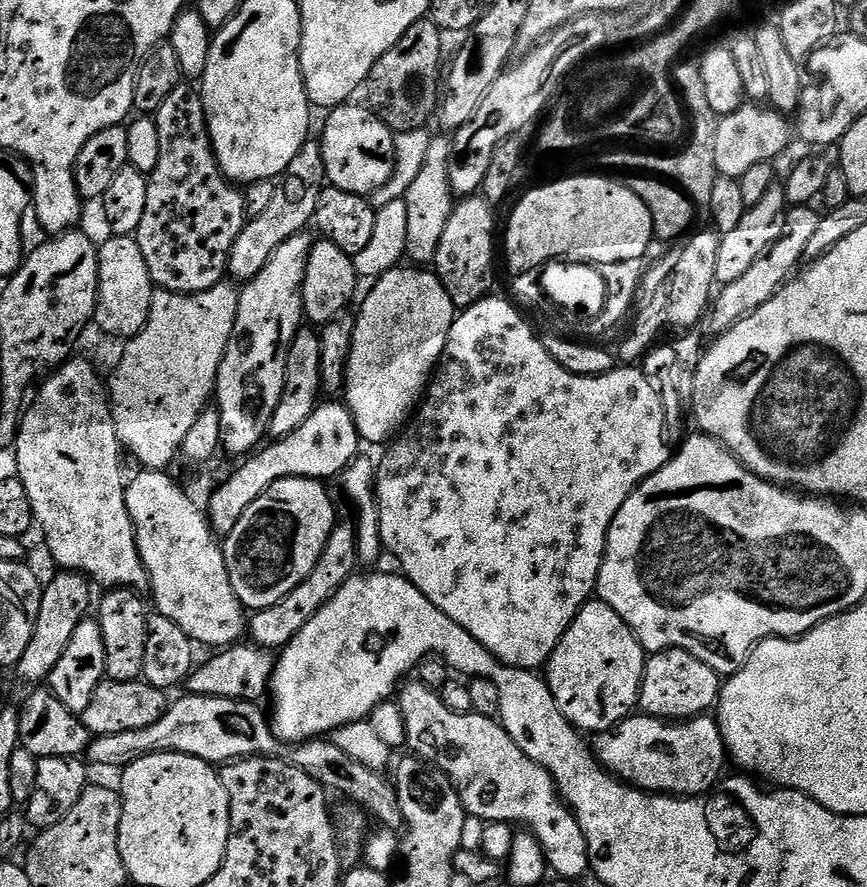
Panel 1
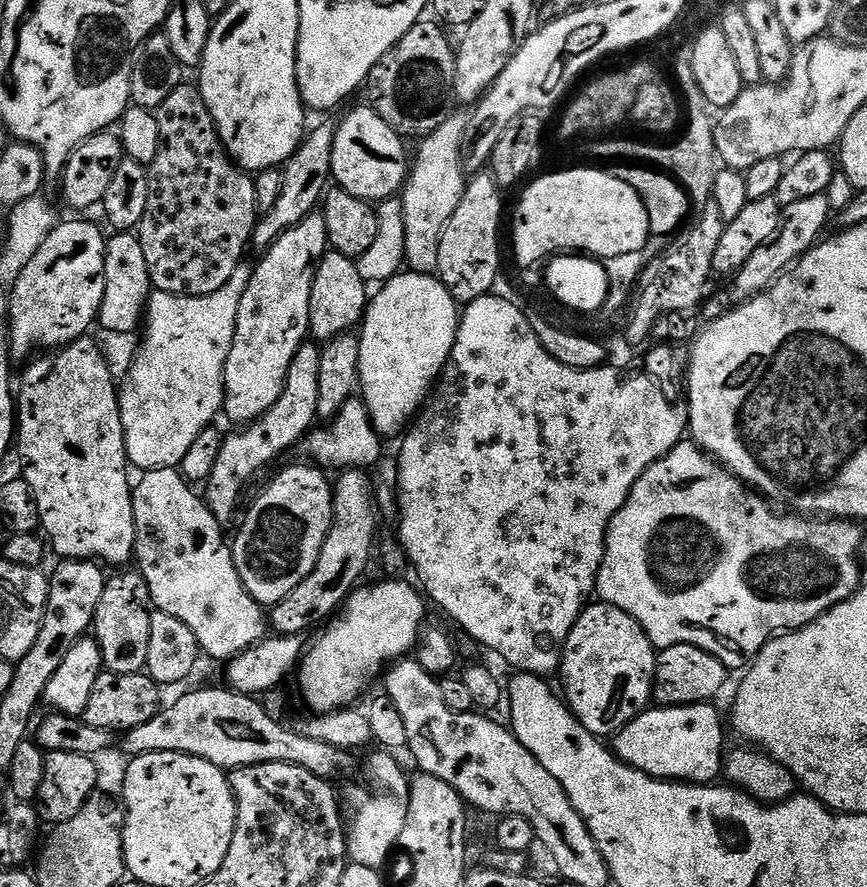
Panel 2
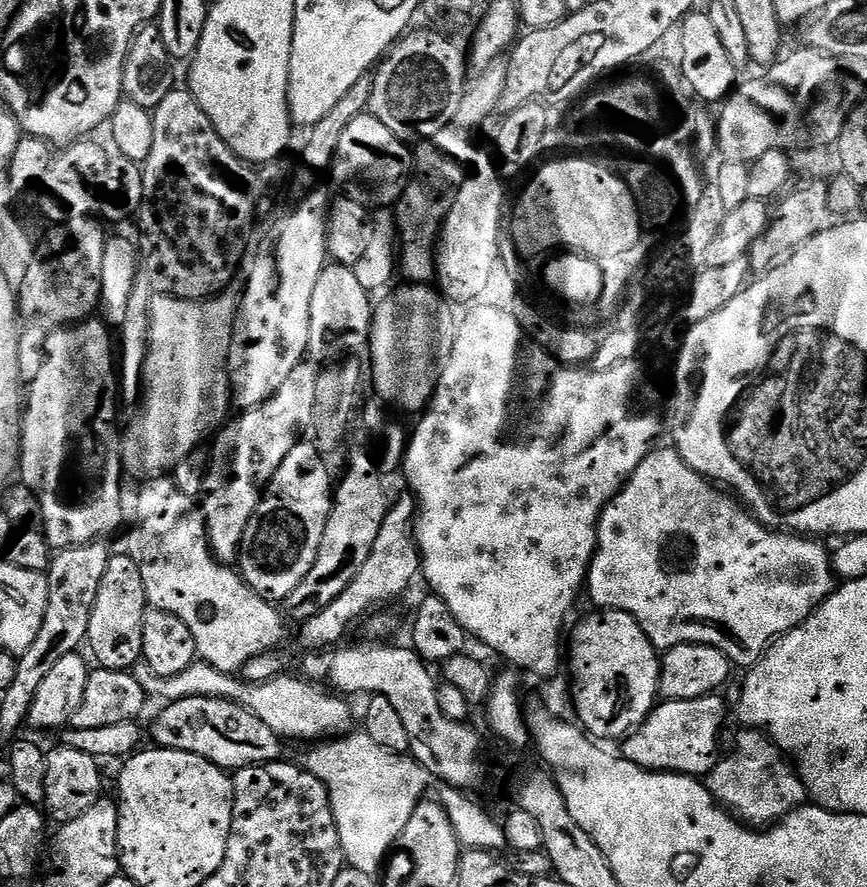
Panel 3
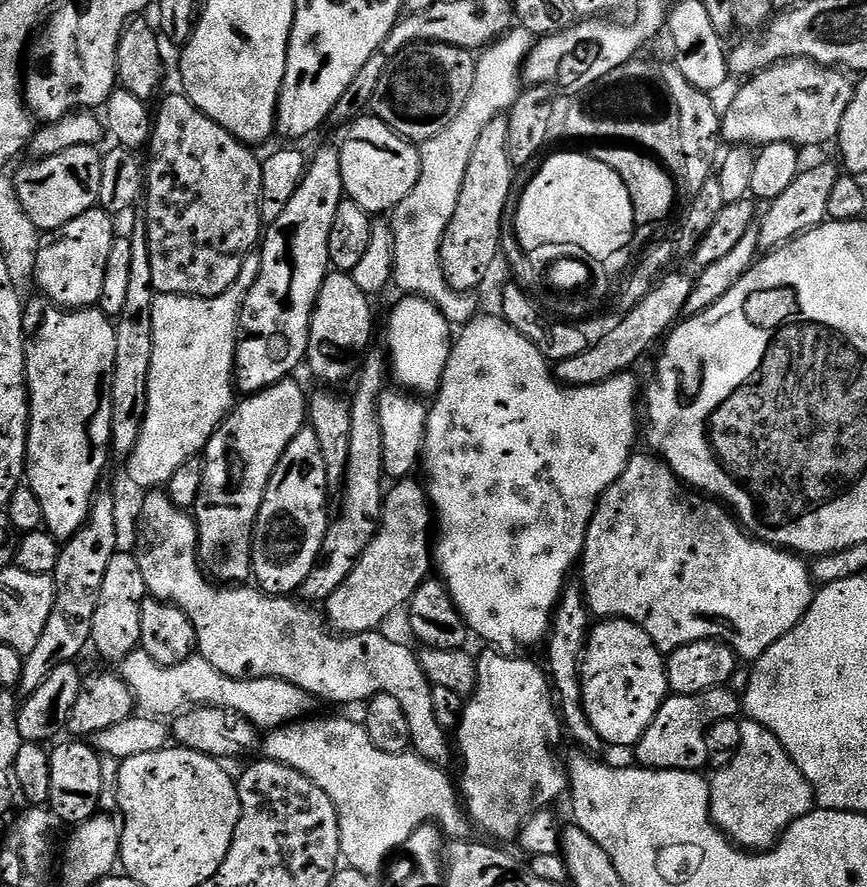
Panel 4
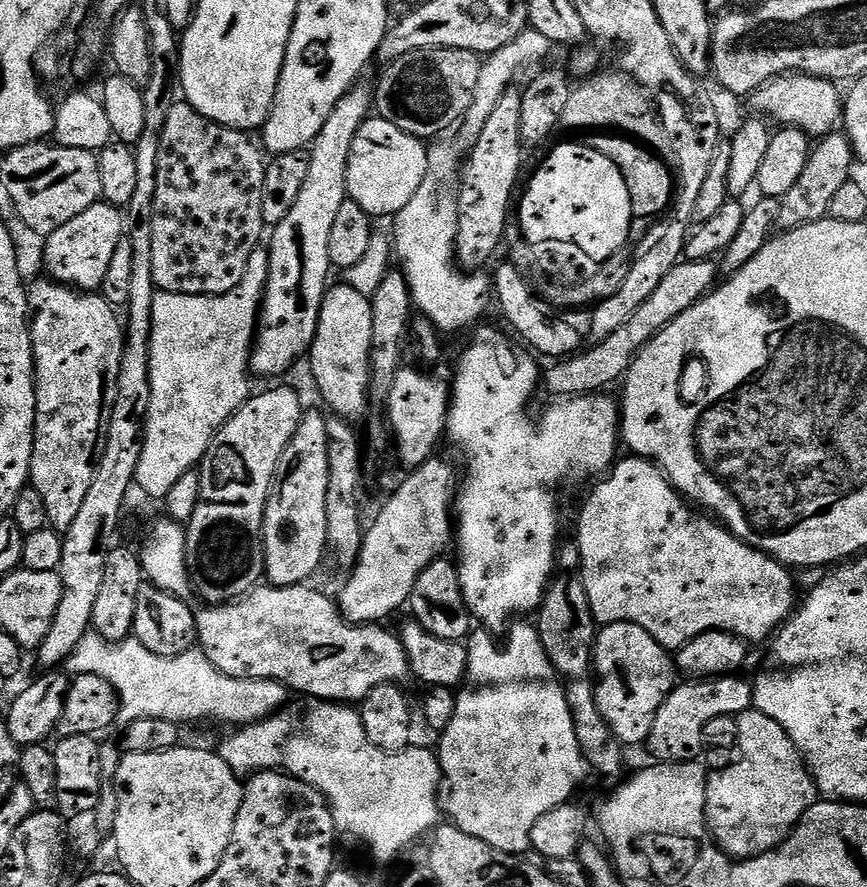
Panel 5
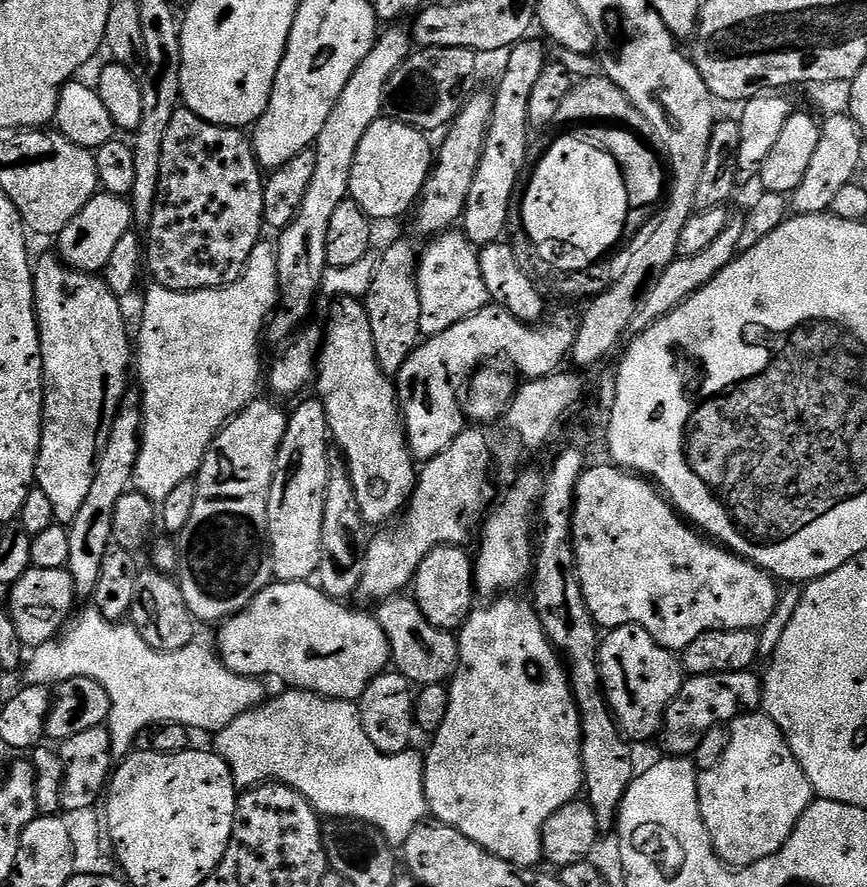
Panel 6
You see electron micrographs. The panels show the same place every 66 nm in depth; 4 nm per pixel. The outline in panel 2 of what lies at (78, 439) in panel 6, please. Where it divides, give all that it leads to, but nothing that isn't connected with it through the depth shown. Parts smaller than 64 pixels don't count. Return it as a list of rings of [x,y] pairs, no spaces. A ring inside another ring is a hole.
[[[78,339],[72,344],[67,344],[65,348],[55,349],[51,354],[44,354],[36,358],[41,358],[41,360],[33,359],[27,365],[29,368],[24,372],[24,385],[21,388],[19,385],[18,388],[18,448],[20,444],[20,464],[24,467],[22,479],[28,483],[30,490],[34,490],[34,498],[38,502],[40,528],[46,537],[47,543],[50,545],[51,551],[53,548],[57,552],[57,557],[66,560],[97,560],[105,565],[120,564],[116,566],[124,566],[127,565],[124,564],[127,560],[129,563],[133,559],[136,550],[136,527],[134,526],[134,514],[132,513],[133,485],[130,480],[128,484],[130,465],[126,454],[122,418],[120,417],[118,380],[112,377],[112,372],[108,369],[108,360],[104,357],[103,350],[94,341],[88,339]]]

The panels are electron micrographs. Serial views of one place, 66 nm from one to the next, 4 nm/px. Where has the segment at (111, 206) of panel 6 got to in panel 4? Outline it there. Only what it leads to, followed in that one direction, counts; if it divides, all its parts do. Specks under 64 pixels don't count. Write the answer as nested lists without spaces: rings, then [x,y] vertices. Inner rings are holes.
[[[97,206],[74,218],[74,222],[66,222],[66,226],[47,233],[37,250],[34,284],[52,299],[53,305],[69,310],[99,305],[110,246],[118,239],[116,224],[112,220],[115,220],[113,213]]]

